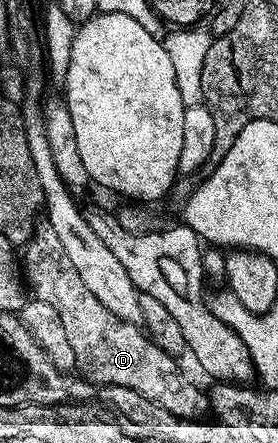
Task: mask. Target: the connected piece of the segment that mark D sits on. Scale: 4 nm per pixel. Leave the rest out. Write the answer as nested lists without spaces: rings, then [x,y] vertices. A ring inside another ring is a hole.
[[[46,223],[35,224],[24,252],[26,254],[21,254],[20,265],[24,270],[25,284],[37,300],[48,303],[60,315],[64,335],[68,337],[68,347],[72,347],[75,362],[83,365],[81,376],[98,387],[132,387],[136,395],[152,399],[156,407],[164,407],[164,411],[172,411],[172,415],[177,417],[202,419],[207,416],[209,398],[178,374],[178,365],[174,362],[177,360],[158,348],[141,328],[112,315],[81,285],[52,227]]]

